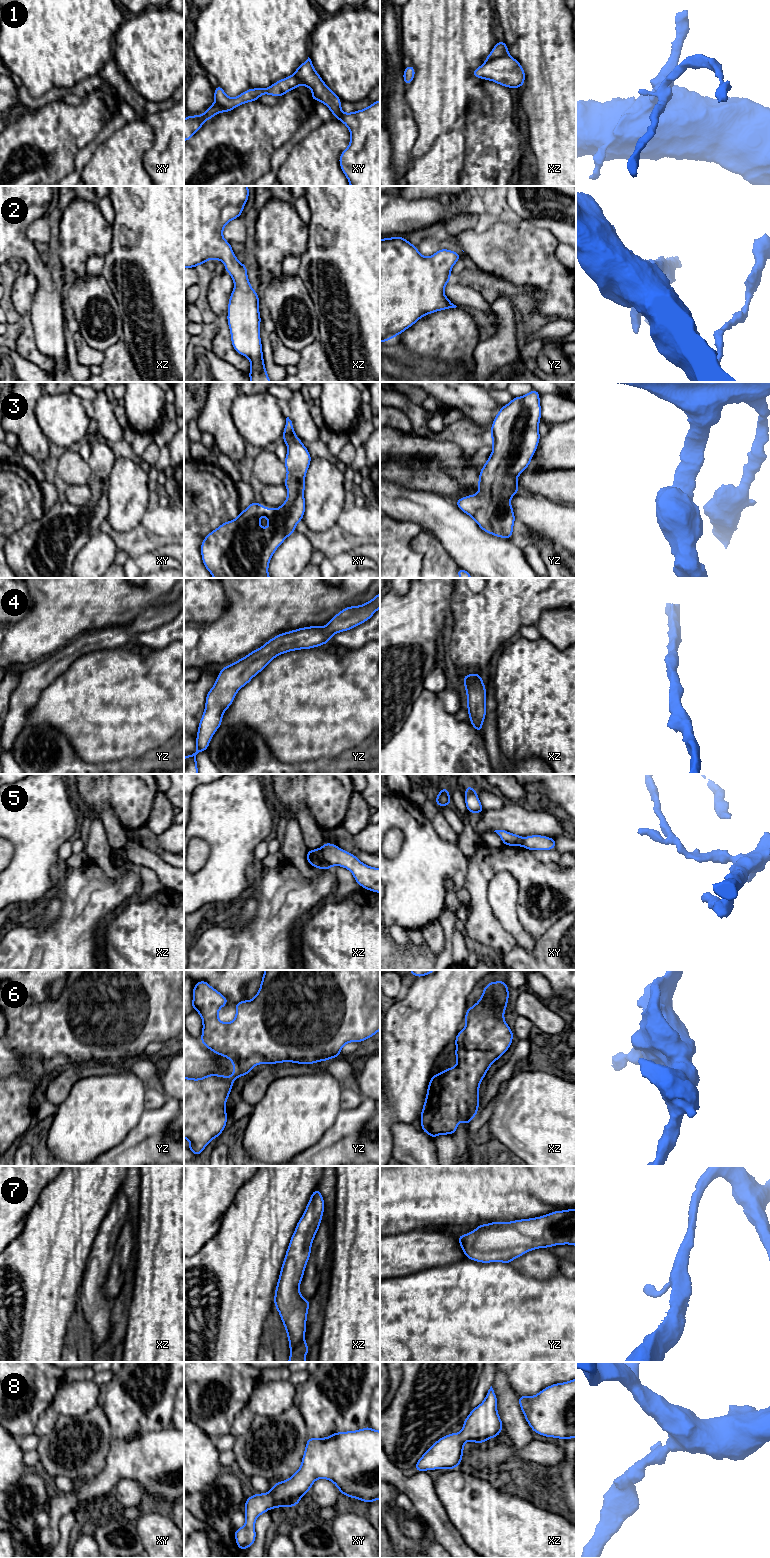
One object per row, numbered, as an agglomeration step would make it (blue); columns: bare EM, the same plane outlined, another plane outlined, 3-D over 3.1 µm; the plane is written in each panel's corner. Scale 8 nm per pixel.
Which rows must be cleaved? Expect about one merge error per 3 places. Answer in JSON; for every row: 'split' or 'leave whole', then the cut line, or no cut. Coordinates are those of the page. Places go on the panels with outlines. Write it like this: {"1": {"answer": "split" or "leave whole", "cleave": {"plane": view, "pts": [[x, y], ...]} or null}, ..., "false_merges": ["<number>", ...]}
{"1": {"answer": "split", "cleave": {"plane": "xz", "pts": [[508, 54], [485, 62]]}}, "2": {"answer": "leave whole", "cleave": null}, "3": {"answer": "leave whole", "cleave": null}, "4": {"answer": "leave whole", "cleave": null}, "5": {"answer": "split", "cleave": {"plane": "xz", "pts": [[319, 849], [324, 859], [331, 866]]}}, "6": {"answer": "leave whole", "cleave": null}, "7": {"answer": "leave whole", "cleave": null}, "8": {"answer": "leave whole", "cleave": null}, "false_merges": ["1", "5"]}

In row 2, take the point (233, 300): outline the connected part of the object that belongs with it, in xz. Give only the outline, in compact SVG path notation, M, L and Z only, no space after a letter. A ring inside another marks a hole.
M184 186L184 268L195 268L209 259L223 261L225 271L231 275L235 285L227 315L233 348L250 360L250 382L271 382L263 360L259 333L259 295L250 285L247 266L238 261L231 243L223 238L223 228L231 220L241 217L248 198L248 186Z

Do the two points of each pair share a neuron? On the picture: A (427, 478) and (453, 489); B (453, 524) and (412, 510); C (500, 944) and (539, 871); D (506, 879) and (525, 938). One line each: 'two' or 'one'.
A: one
B: one
C: one
D: one

